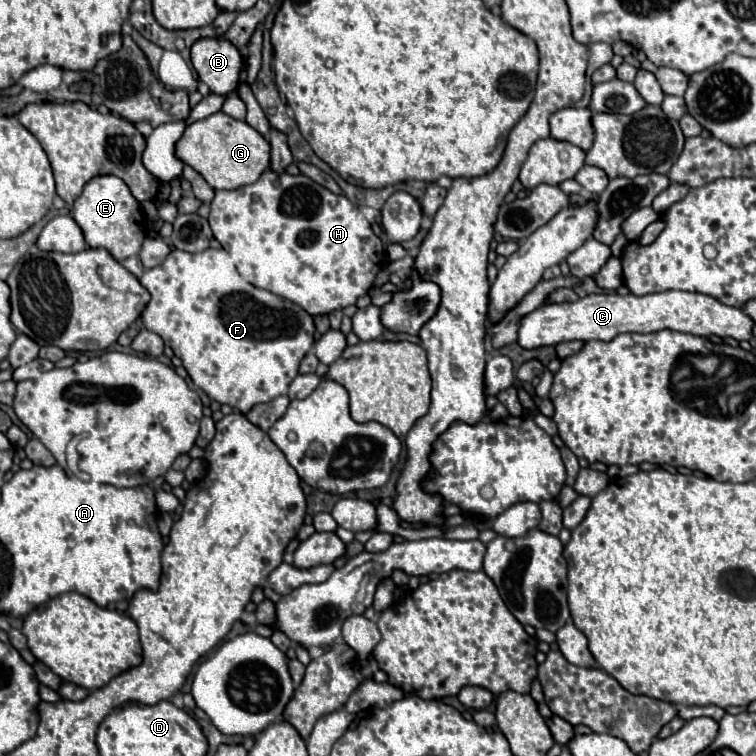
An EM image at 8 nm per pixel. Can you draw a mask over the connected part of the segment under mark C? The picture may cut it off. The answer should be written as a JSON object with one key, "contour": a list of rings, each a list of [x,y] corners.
{"contour":[[[662,291],[652,295],[618,295],[618,293],[592,293],[574,303],[546,303],[522,317],[518,329],[518,345],[536,349],[542,345],[558,345],[562,341],[610,341],[620,333],[654,333],[662,329],[692,333],[700,337],[718,335],[736,341],[752,339],[752,319],[742,309],[722,305],[718,299],[702,293],[688,291]]]}

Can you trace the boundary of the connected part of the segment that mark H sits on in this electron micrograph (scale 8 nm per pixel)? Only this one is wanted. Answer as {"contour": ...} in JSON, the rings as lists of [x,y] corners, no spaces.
{"contour":[[[266,169],[252,185],[216,191],[210,203],[208,223],[222,249],[228,251],[234,259],[234,267],[248,283],[300,305],[310,315],[326,315],[354,305],[374,283],[384,259],[382,241],[374,235],[358,207],[352,205],[348,197],[328,191],[306,175],[288,175]]]}

